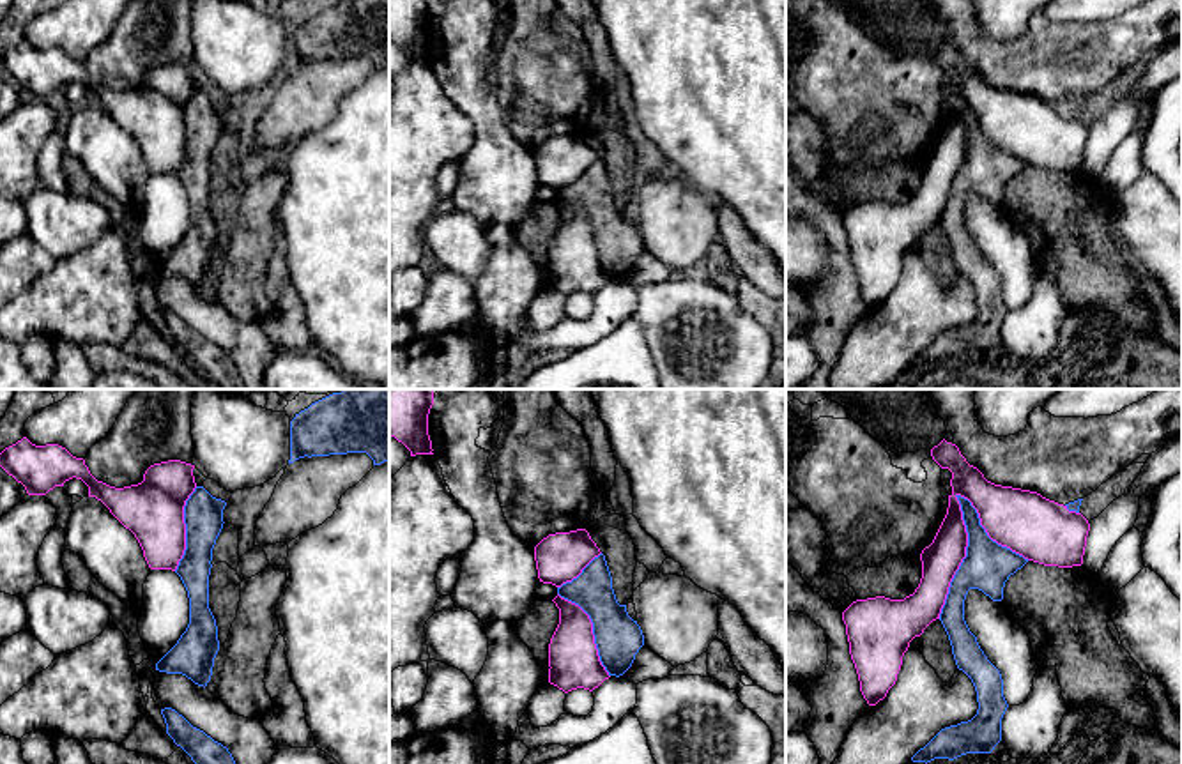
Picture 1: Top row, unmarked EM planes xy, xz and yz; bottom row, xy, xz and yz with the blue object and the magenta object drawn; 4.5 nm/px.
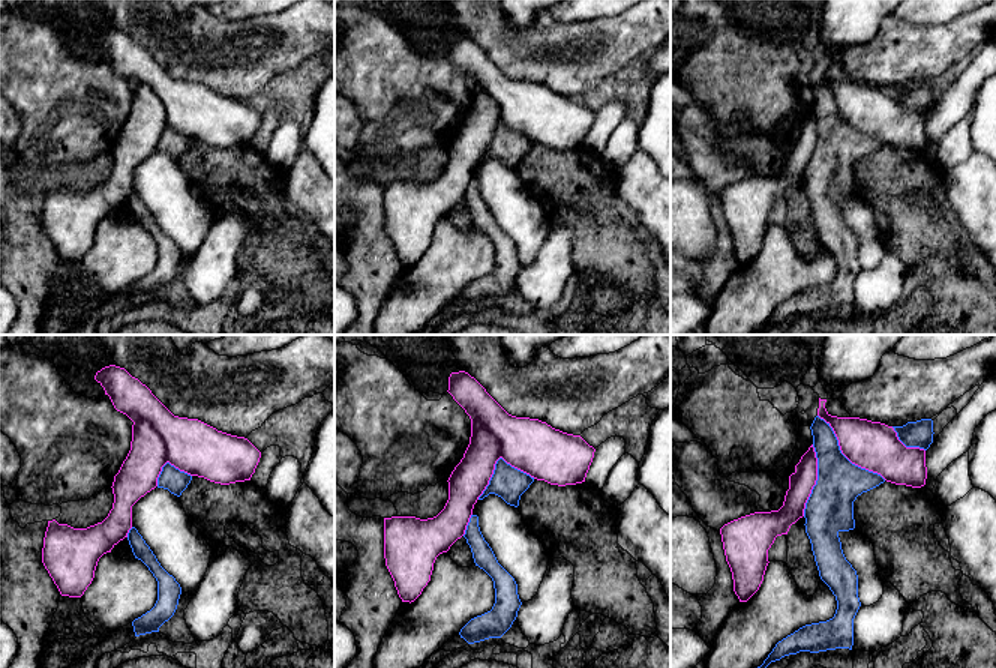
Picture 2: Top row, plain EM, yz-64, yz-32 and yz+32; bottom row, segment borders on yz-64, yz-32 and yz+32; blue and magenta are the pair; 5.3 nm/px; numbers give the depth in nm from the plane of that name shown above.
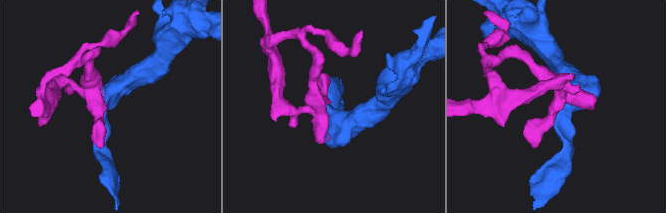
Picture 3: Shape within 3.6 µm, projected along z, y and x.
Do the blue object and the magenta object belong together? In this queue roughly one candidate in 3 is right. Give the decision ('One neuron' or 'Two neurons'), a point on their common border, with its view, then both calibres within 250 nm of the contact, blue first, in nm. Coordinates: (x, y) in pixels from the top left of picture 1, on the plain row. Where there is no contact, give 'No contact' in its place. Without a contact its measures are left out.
Two neurons. Touches blue at yz (967, 160). Thickness 220 nm (blue) against 240 nm

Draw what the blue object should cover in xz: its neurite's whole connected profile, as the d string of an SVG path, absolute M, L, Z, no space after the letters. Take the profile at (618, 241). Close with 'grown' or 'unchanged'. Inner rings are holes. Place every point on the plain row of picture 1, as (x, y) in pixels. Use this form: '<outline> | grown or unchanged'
M600 157L577 182L557 191L557 198L589 219L602 269L609 279L623 279L644 249L644 239L626 209L616 203L605 159Z | unchanged

